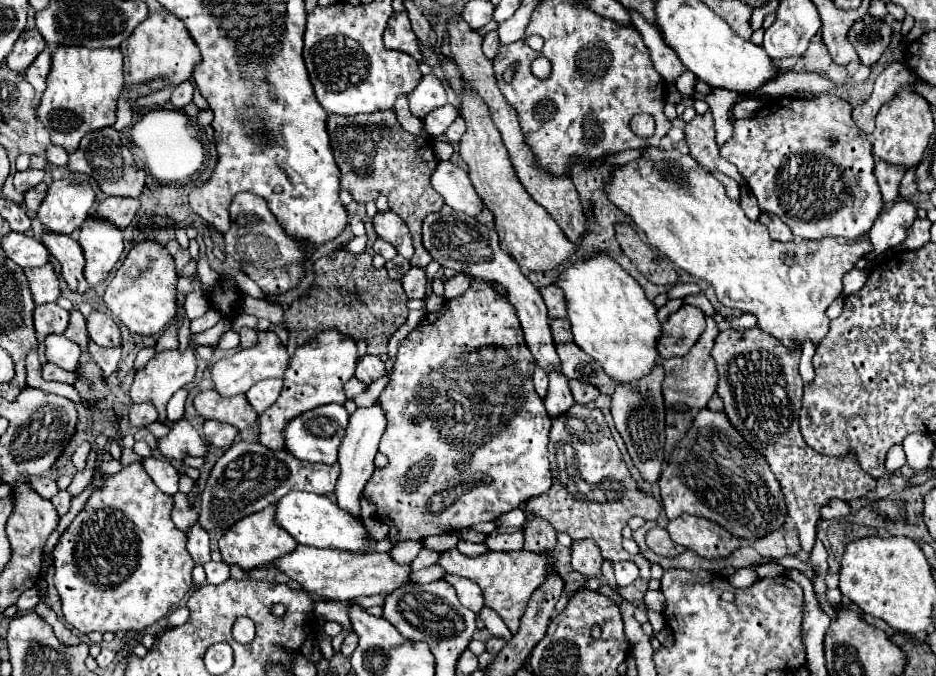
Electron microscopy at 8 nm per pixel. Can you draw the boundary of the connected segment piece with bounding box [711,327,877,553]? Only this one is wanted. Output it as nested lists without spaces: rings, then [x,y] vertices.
[[[759,327],[751,329],[727,329],[721,331],[715,339],[715,345],[711,349],[711,357],[715,359],[717,373],[719,373],[719,383],[717,383],[717,395],[725,403],[725,415],[729,423],[743,435],[743,439],[757,451],[761,453],[767,463],[771,473],[777,477],[781,483],[781,491],[785,495],[785,503],[789,509],[789,517],[795,521],[799,529],[799,541],[805,553],[811,551],[815,543],[815,523],[819,521],[819,509],[823,503],[829,499],[843,499],[843,501],[853,501],[859,497],[869,495],[875,489],[875,479],[869,477],[865,471],[861,471],[859,463],[855,459],[831,459],[823,457],[817,451],[813,451],[801,437],[799,433],[799,409],[801,409],[801,399],[803,399],[803,381],[799,375],[799,357],[801,353],[793,355],[787,347],[777,343],[771,335],[765,335]]]

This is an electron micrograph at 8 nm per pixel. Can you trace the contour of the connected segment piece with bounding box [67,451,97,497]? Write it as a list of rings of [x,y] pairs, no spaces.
[[[91,451],[89,453],[89,461],[87,461],[87,467],[85,467],[85,471],[83,473],[77,473],[75,477],[73,477],[73,481],[71,481],[71,485],[69,485],[69,493],[73,495],[73,497],[77,497],[89,483],[91,483],[91,477],[93,477],[93,471],[95,471],[95,451]]]

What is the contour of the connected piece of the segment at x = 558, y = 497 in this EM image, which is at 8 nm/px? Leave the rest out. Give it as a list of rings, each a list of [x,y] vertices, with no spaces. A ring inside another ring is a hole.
[[[573,405],[561,419],[555,419],[549,435],[549,459],[553,485],[545,495],[527,501],[525,515],[549,521],[555,531],[569,533],[573,541],[593,539],[601,549],[603,559],[611,563],[632,560],[639,568],[640,577],[650,580],[651,563],[639,553],[629,555],[621,547],[621,531],[635,515],[651,521],[657,519],[661,505],[657,499],[647,497],[637,489],[603,413],[589,405]]]

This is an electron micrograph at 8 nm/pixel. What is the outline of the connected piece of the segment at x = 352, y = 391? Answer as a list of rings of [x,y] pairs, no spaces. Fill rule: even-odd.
[[[353,377],[353,379],[349,379],[349,381],[343,385],[343,391],[345,391],[345,395],[347,395],[349,399],[353,399],[353,397],[357,397],[359,393],[363,393],[365,387],[367,387],[367,385],[363,385],[361,381],[357,381],[357,379]]]

